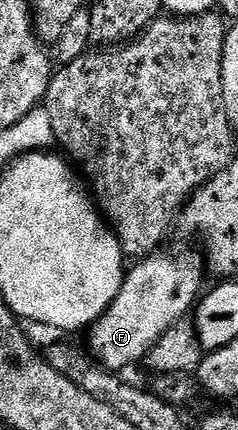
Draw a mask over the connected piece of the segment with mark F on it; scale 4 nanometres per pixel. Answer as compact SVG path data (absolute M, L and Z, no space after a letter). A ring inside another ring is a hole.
M152 253L140 258L136 262L139 264L126 272L121 289L109 309L89 328L92 335L90 350L99 354L98 362L109 371L123 373L134 363L142 364L153 345L157 345L168 329L196 306L204 290L205 263L202 258L163 254Z

